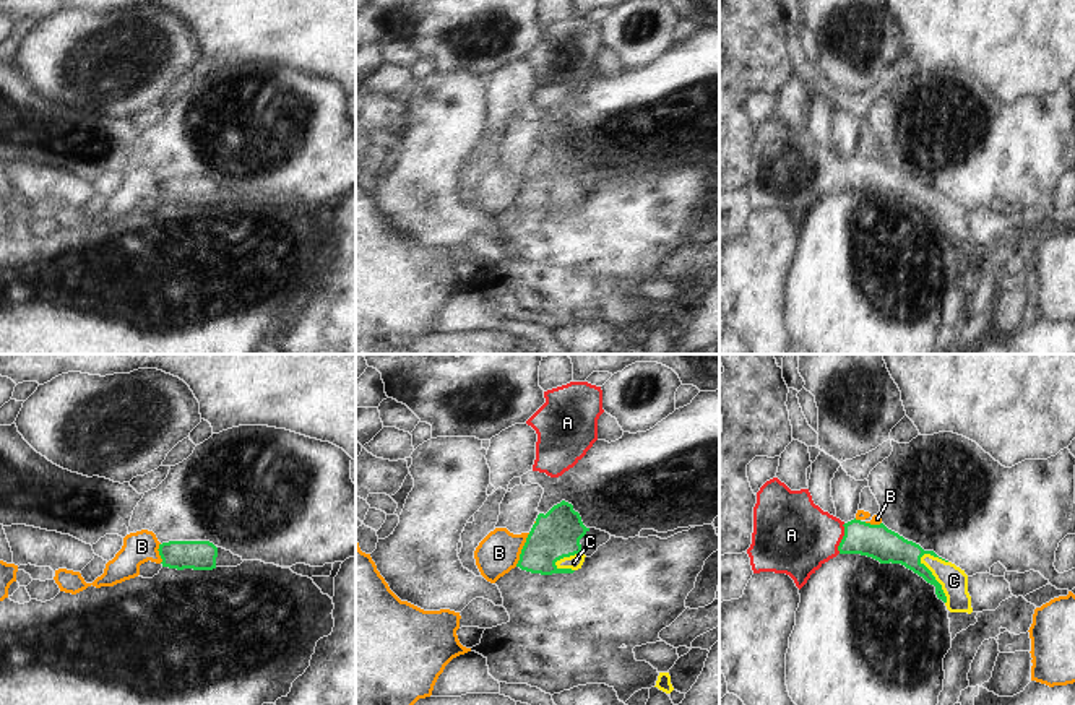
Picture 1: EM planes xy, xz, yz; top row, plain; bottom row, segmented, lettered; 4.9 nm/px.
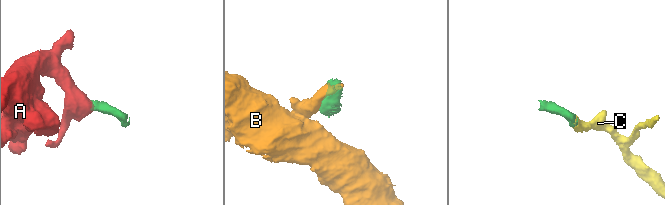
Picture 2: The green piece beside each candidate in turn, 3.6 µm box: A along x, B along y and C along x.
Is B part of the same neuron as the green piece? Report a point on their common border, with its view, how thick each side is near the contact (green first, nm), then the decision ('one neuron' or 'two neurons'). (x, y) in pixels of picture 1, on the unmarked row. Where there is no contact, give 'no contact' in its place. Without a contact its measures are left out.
xz (522, 185) | 240/200 nm | two neurons

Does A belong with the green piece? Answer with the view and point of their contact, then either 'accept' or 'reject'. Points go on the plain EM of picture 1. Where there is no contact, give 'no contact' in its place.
contact yz (843, 174); accept

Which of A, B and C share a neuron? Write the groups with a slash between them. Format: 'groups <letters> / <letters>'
groups A C / B

